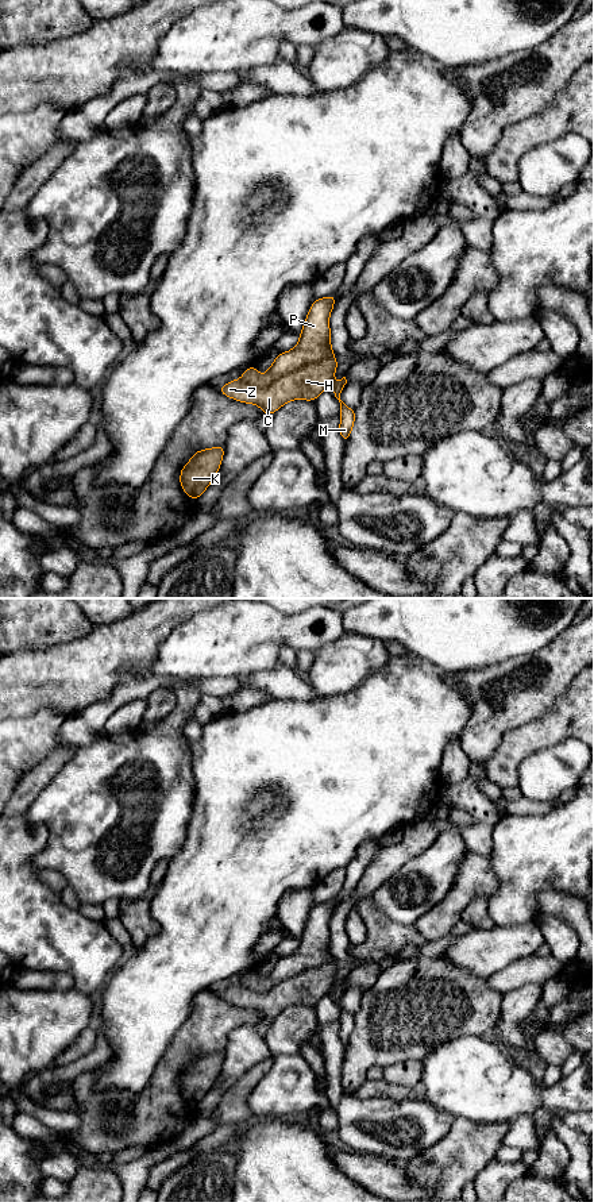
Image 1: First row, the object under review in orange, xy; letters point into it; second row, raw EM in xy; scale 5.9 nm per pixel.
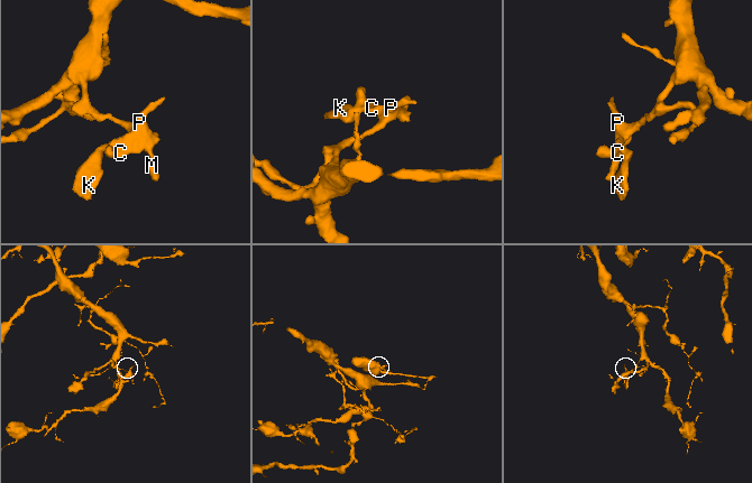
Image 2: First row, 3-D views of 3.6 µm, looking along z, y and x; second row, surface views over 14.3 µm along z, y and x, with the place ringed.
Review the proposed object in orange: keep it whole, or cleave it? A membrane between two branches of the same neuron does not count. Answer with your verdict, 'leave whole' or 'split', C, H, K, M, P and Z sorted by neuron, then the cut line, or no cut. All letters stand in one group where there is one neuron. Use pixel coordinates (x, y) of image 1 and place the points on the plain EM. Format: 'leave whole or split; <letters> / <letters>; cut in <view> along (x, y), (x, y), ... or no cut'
split; C H K Z / M P; cut in xy along (332, 960), (303, 970), (265, 991), (254, 991), (240, 983)

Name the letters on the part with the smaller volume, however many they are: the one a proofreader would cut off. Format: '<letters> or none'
C, H, K, Z

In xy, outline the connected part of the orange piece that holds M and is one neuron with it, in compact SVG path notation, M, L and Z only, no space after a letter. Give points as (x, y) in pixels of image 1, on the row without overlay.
M343 982L339 987L331 987L329 991L331 991L335 1002L340 1008L340 1020L339 1020L340 1021L340 1030L339 1030L339 1036L340 1036L342 1044L347 1048L350 1045L350 1039L351 1039L351 1035L354 1032L355 1016L348 1013L340 1005L340 999L342 999L342 995L343 995L346 989L347 989L347 985L346 985L346 982Z

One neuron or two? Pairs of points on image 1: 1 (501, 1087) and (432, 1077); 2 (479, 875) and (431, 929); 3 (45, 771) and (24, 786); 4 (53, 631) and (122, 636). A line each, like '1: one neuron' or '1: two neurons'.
1: one neuron
2: one neuron
3: one neuron
4: two neurons

